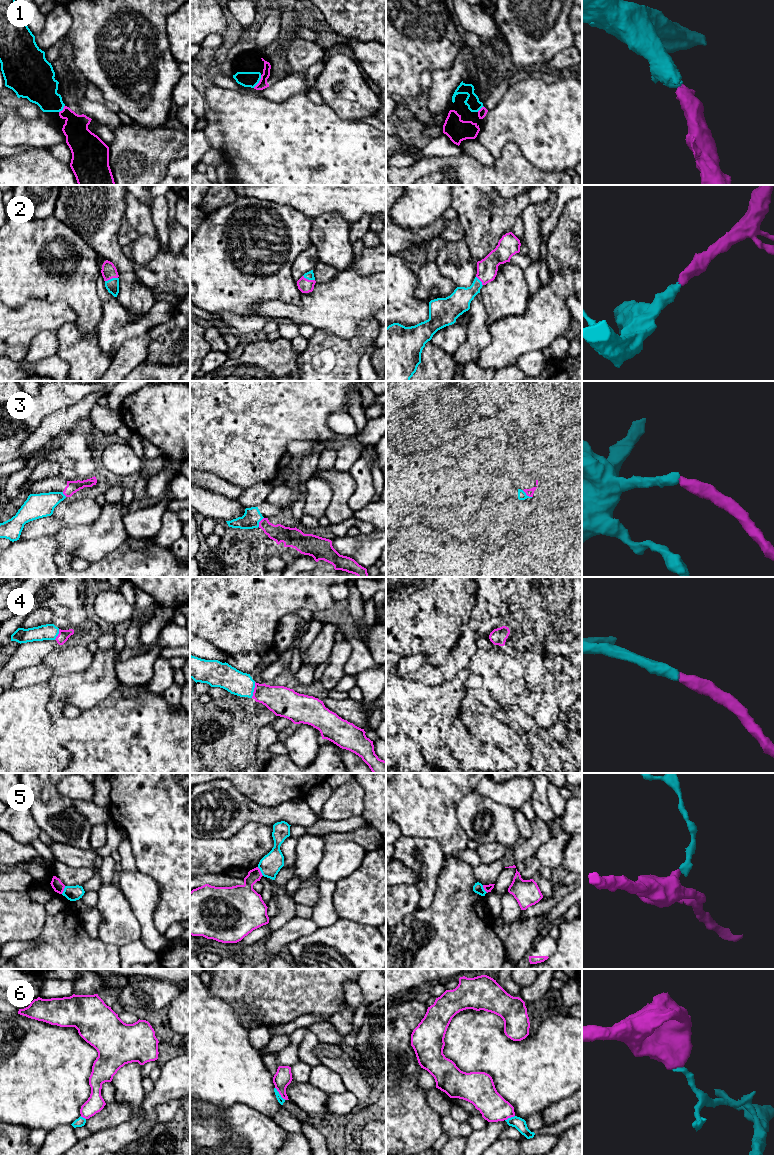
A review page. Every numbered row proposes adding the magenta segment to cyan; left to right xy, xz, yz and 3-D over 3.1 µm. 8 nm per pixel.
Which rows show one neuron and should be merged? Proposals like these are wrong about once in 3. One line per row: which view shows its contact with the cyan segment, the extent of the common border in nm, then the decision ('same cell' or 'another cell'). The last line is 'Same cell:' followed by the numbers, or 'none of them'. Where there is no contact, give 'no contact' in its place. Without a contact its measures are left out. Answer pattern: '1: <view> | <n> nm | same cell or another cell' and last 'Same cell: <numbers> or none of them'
1: xz | 120 nm | same cell
2: xy | 110 nm | same cell
3: yz | 100 nm | another cell
4: xz | 130 nm | same cell
5: xz | 90 nm | another cell
6: xz | 130 nm | another cell
Same cell: 1, 2, 4

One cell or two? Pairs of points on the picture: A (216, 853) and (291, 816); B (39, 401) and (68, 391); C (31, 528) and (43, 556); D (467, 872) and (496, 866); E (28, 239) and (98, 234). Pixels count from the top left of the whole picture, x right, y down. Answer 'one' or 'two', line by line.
A: two
B: one
C: two
D: two
E: two

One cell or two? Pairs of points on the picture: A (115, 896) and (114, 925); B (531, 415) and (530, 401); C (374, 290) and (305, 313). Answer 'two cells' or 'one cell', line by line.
A: one cell
B: two cells
C: one cell

